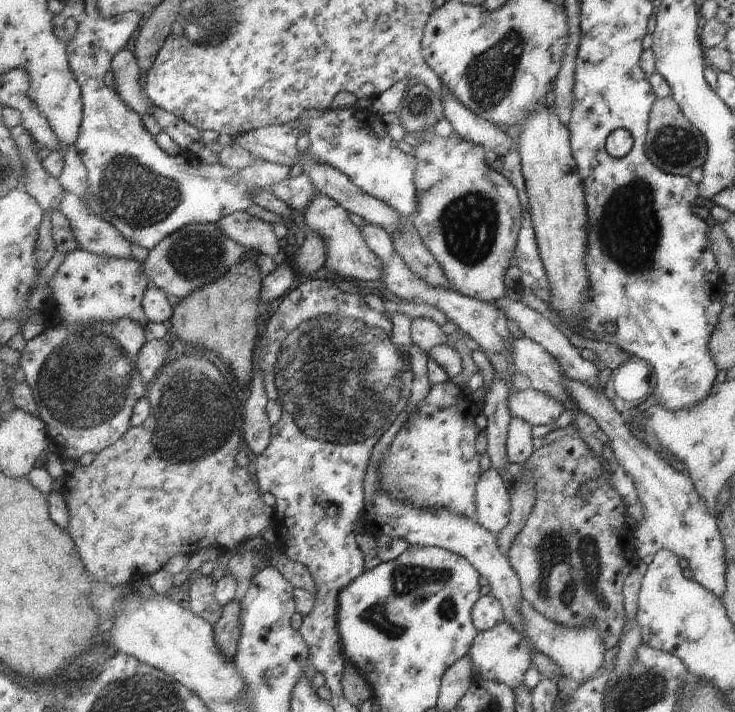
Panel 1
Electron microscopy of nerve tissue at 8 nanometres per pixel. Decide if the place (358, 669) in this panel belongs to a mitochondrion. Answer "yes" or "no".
no

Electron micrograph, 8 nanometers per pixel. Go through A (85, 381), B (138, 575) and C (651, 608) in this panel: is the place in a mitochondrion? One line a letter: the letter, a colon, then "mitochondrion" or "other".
A: mitochondrion
B: other
C: other

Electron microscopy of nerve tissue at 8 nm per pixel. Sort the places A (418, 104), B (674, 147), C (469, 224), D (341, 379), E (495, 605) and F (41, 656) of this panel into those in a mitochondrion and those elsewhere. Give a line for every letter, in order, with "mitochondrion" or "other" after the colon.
A: mitochondrion
B: mitochondrion
C: mitochondrion
D: mitochondrion
E: other
F: other

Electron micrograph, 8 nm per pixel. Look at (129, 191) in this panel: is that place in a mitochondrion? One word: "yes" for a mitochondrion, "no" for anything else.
yes

